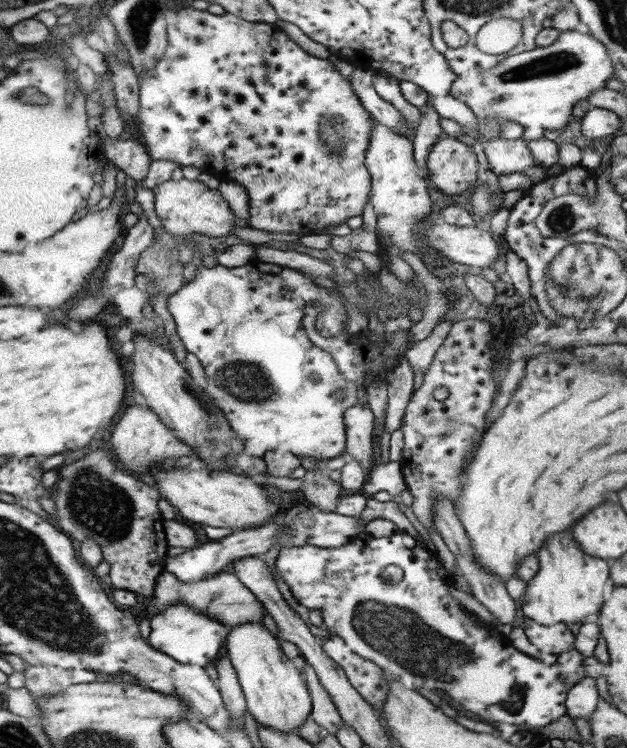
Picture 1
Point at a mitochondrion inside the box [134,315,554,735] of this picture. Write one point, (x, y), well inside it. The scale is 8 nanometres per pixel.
(393, 628)

